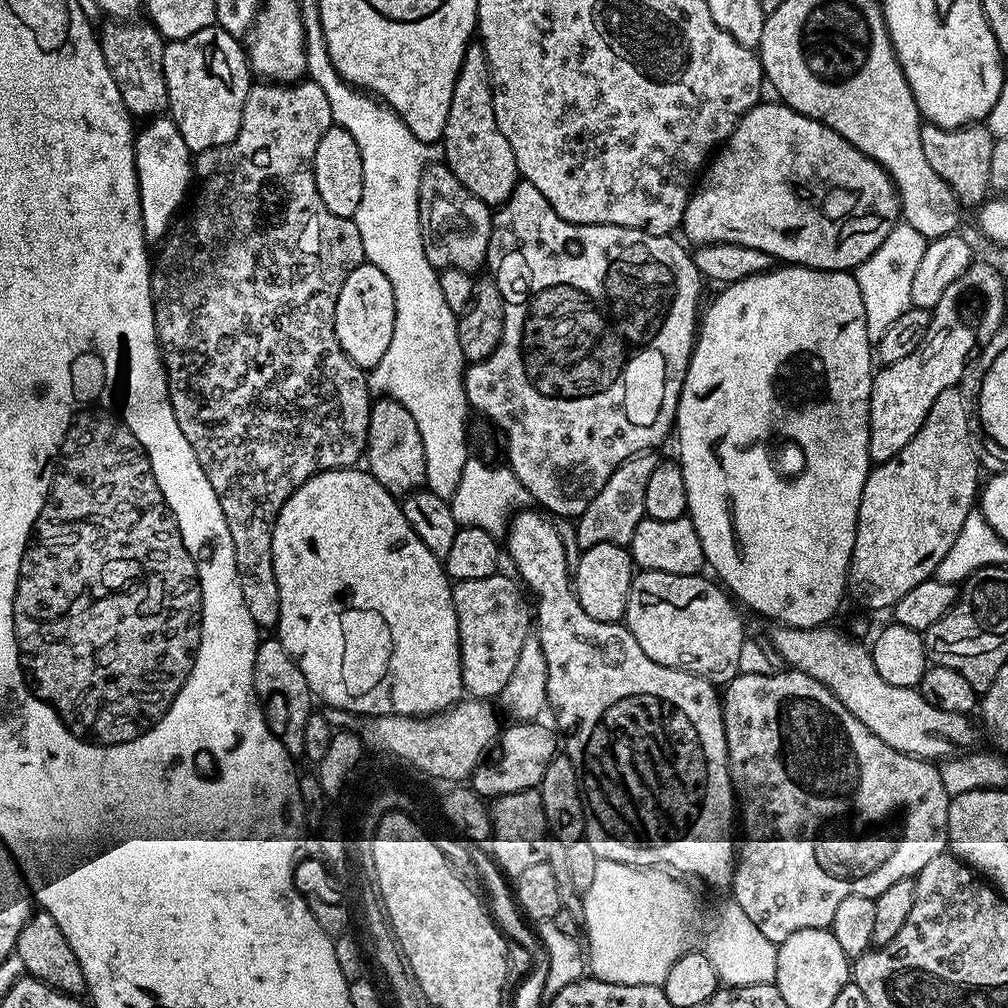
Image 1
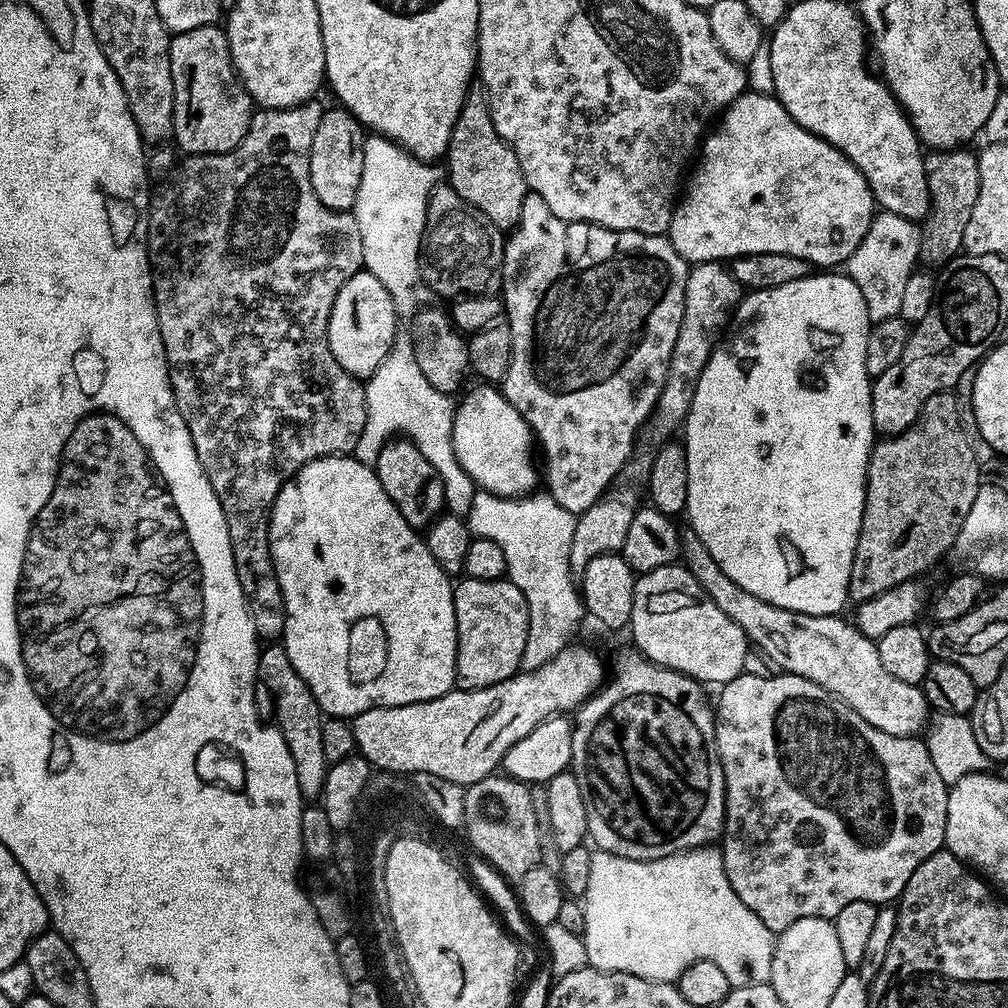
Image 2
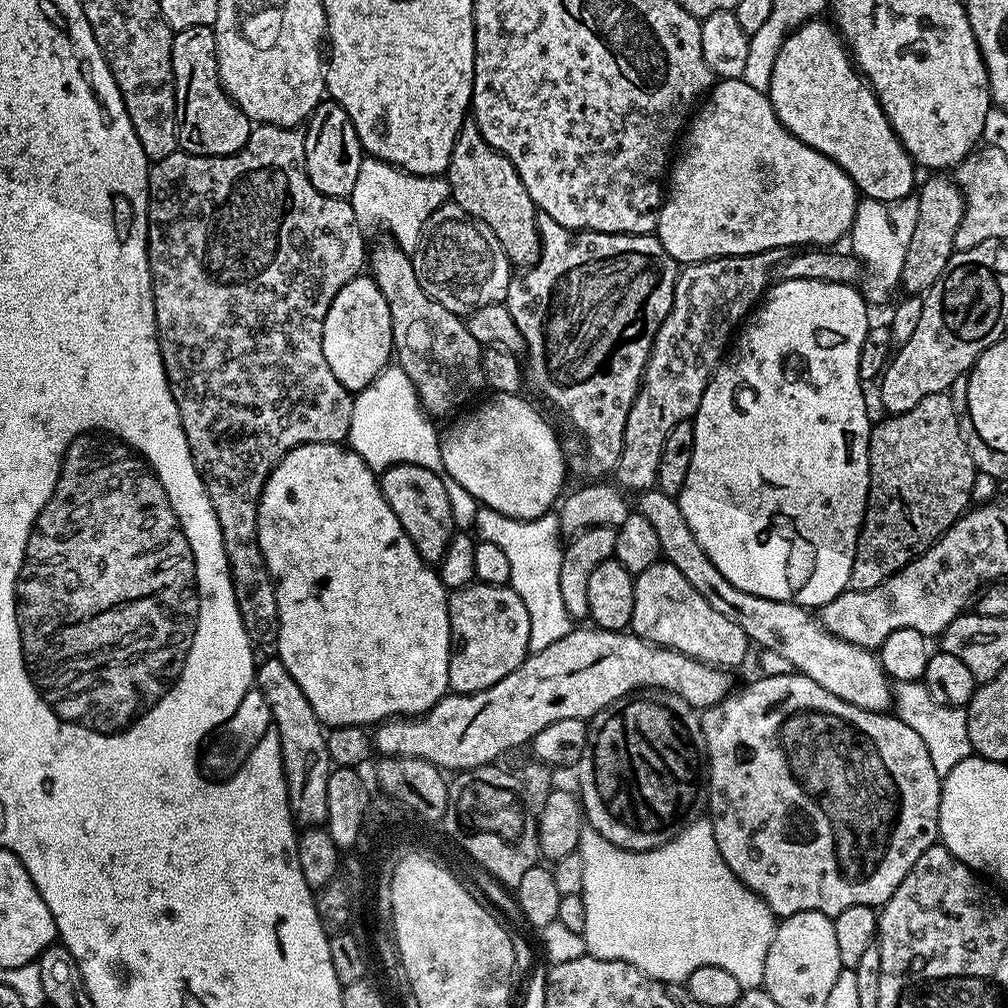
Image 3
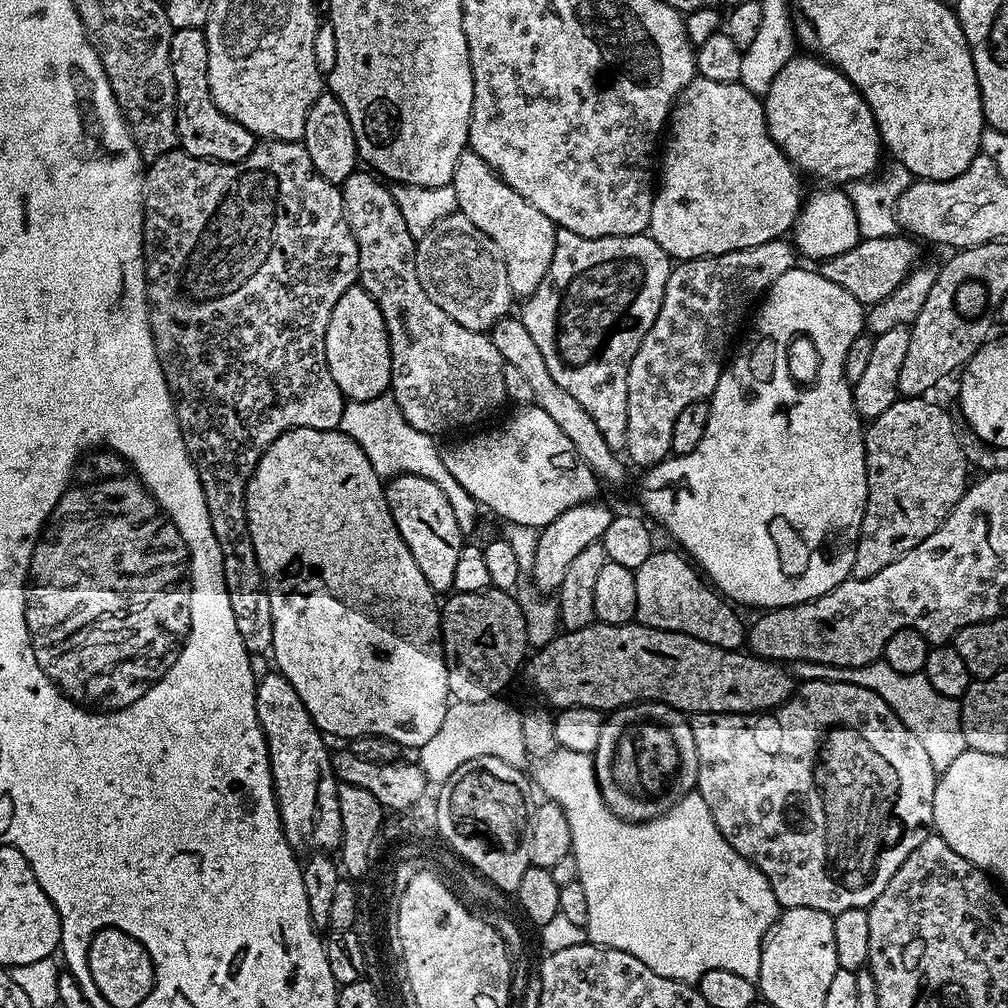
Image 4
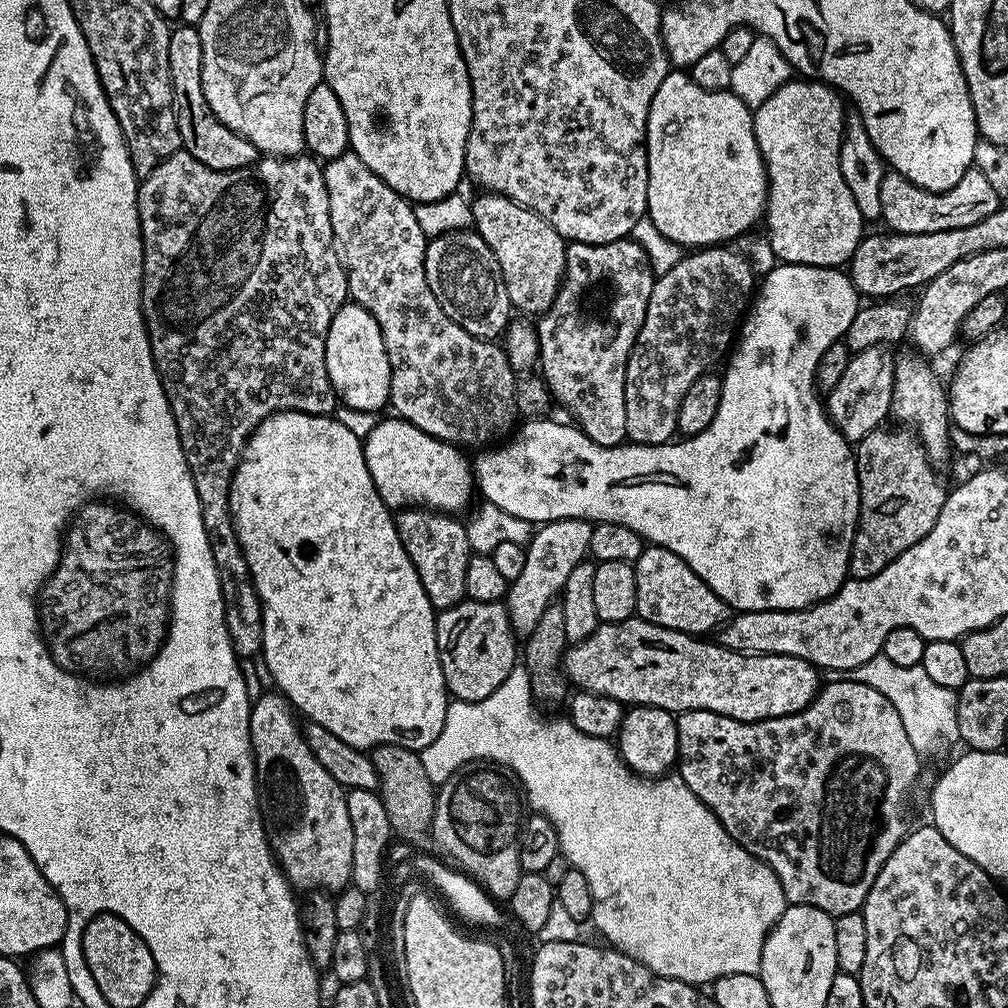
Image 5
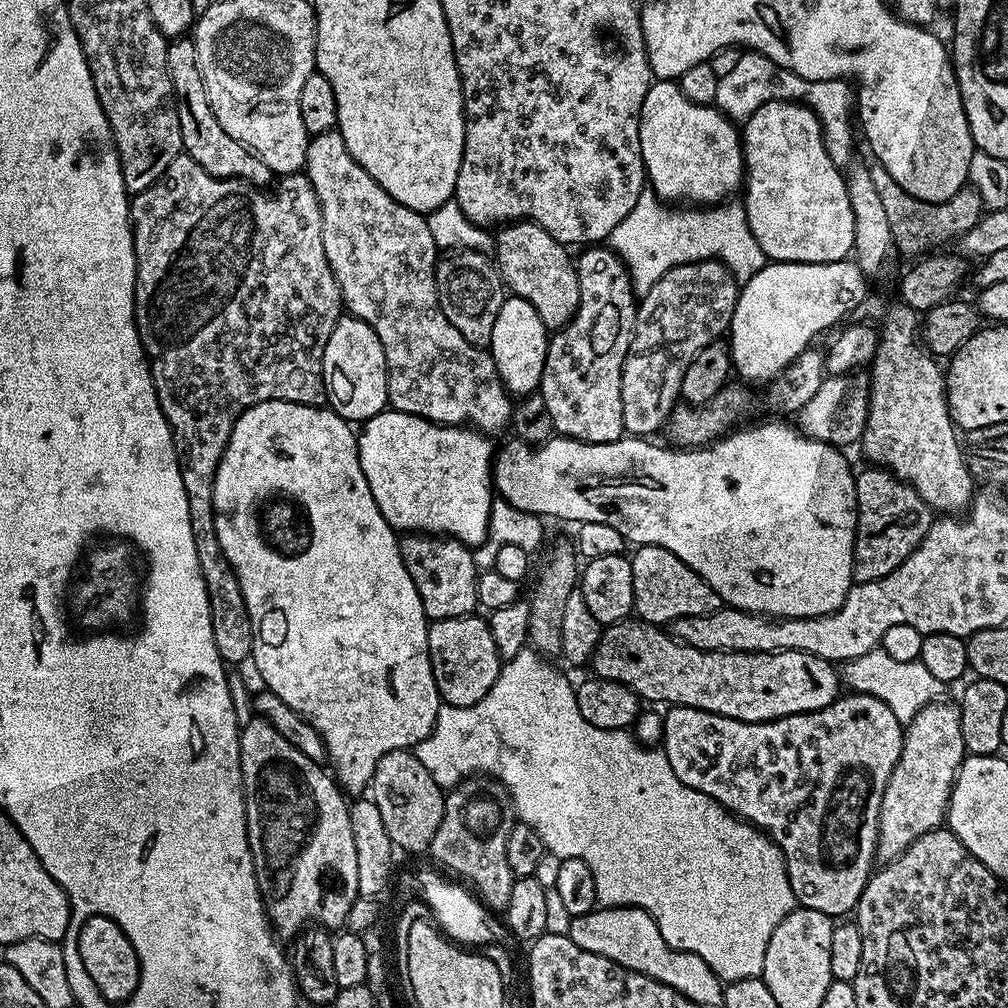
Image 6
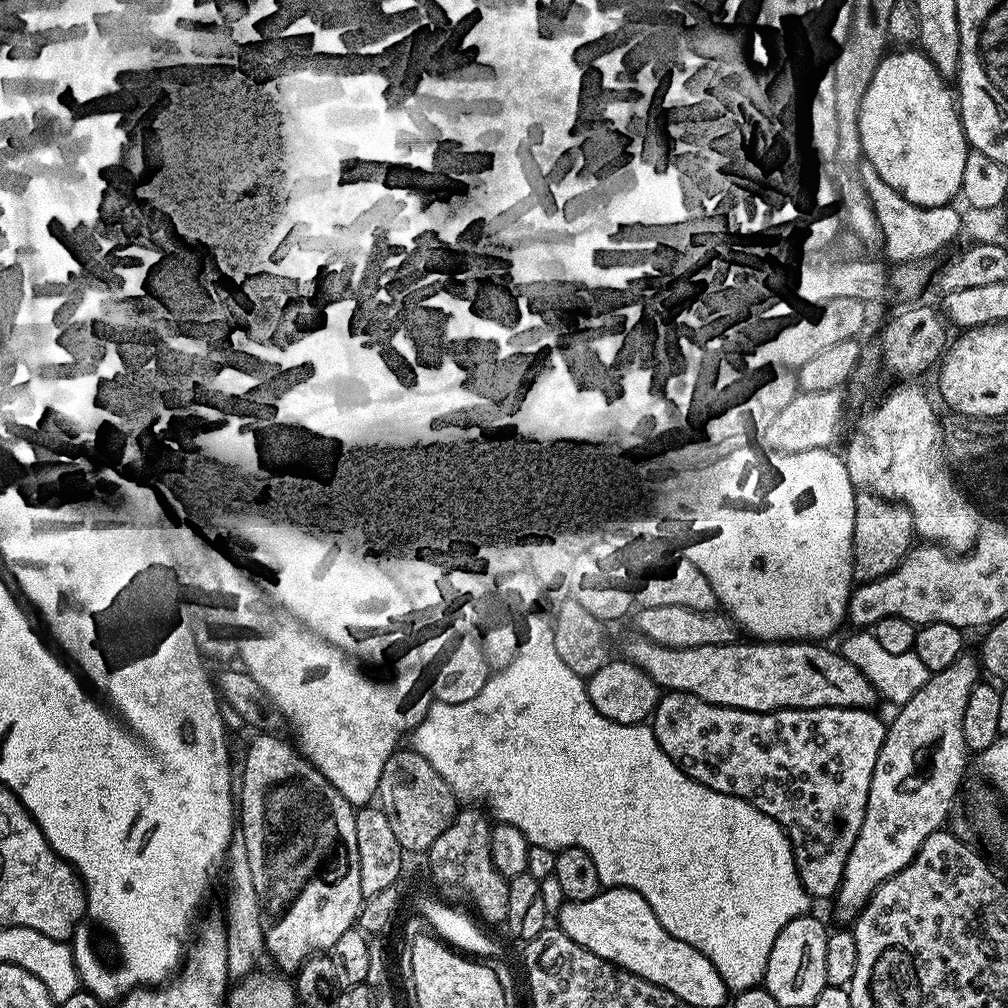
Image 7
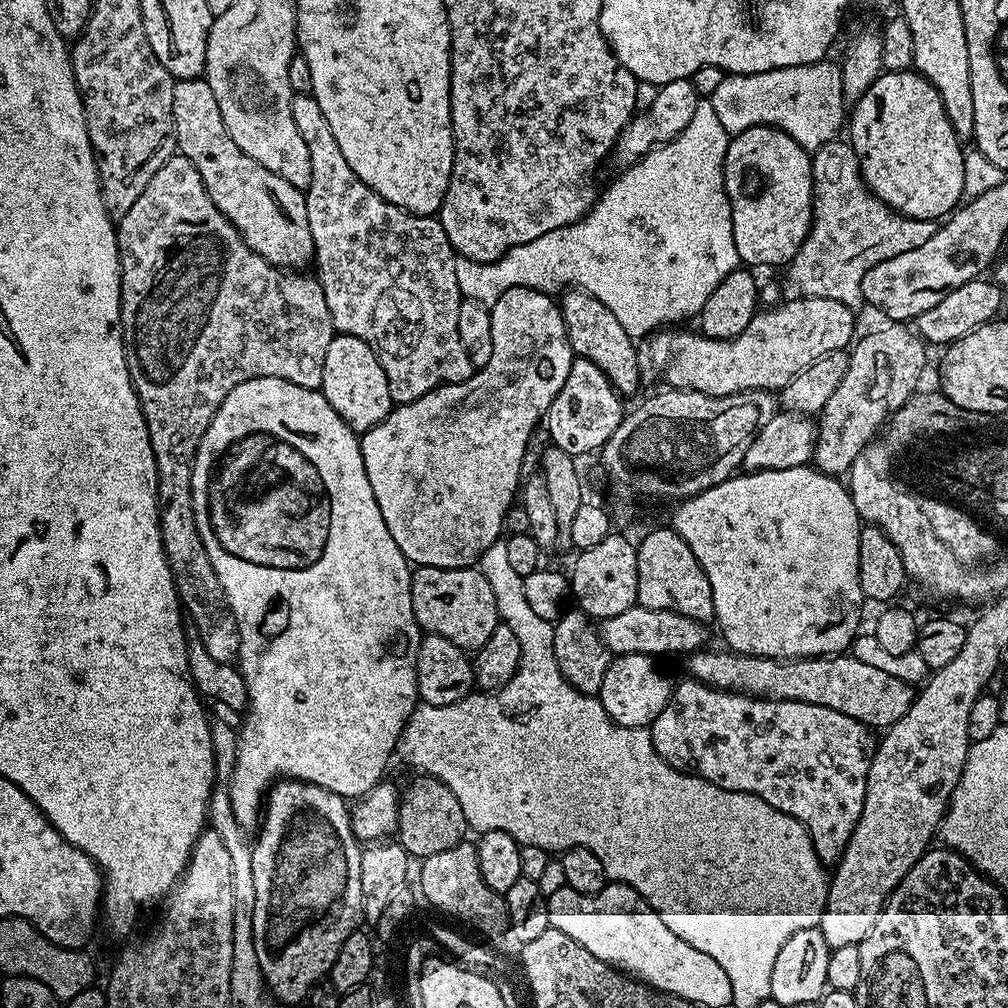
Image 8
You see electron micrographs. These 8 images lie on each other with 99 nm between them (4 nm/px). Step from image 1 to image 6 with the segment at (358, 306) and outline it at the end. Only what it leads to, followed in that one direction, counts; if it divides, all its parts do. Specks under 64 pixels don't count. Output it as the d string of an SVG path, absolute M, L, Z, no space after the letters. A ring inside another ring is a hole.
M351 314L341 315L326 342L322 366L327 403L331 411L338 413L342 419L363 422L385 411L388 404L388 367L382 342L366 322Z

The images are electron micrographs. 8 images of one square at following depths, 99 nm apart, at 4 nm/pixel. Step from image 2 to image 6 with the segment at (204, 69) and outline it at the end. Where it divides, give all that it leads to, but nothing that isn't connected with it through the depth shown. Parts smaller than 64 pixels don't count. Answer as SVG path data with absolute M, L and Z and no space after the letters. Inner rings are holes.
M176 38L168 45L168 73L172 75L172 90L176 93L176 113L182 130L183 151L206 174L227 180L247 180L249 184L268 186L273 183L274 173L262 158L258 158L242 142L230 138L226 130L214 118L214 110L206 98L202 74L196 65L196 42L192 38Z

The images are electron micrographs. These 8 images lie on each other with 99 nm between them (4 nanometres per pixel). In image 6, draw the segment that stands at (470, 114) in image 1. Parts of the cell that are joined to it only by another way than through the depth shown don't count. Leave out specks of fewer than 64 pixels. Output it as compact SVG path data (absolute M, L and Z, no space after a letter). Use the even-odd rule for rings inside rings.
M530 220L509 222L494 236L494 263L500 269L507 291L530 302L549 330L563 328L580 304L578 274L573 257L568 257L568 252L569 249L559 244L544 227Z

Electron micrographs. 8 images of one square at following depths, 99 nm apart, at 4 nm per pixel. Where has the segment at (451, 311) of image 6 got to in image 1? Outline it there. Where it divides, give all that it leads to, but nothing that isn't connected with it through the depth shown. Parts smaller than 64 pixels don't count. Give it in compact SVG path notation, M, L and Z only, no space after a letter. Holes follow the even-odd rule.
M443 162L428 165L420 179L418 194L422 242L432 267L437 270L457 268L469 274L479 273L492 247L493 209L474 198L474 194L470 194L470 190L466 190L466 186L454 178Z

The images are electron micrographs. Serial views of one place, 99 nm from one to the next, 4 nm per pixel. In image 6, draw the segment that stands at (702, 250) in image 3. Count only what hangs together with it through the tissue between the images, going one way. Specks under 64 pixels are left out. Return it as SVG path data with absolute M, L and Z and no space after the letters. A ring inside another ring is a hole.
M656 80L646 90L646 98L642 102L642 110L640 111L638 138L642 146L642 158L644 159L644 171L646 173L647 183L650 185L651 191L655 192L656 195L665 202L687 202L692 206L715 206L721 202L727 201L729 197L731 197L728 196L731 192L737 191L736 193L739 193L742 185L745 183L746 165L744 163L744 145L737 125L729 120L719 108L712 104L690 102L690 98L686 98L686 94L682 94L680 85L676 80Z

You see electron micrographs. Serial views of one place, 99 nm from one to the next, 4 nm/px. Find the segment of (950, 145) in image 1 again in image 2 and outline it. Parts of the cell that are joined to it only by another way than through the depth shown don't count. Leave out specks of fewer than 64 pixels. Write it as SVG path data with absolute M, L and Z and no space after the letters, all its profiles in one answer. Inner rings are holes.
M967 147L932 150L924 157L924 168L928 172L928 198L930 207L928 215L922 221L920 238L920 260L923 263L940 266L963 249L962 234L974 214L974 202L978 202L977 153L967 152Z

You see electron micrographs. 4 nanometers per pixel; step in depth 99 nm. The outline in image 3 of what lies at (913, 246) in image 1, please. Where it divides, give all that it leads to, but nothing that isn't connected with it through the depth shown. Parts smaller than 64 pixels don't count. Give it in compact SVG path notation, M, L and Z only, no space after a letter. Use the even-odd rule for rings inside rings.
M864 198L857 203L854 222L850 233L852 240L851 255L866 266L866 279L863 281L862 295L869 305L884 304L896 288L901 287L900 275L902 274L902 262L906 262L906 246L908 245L909 233L900 232L896 220L887 203L875 198Z

